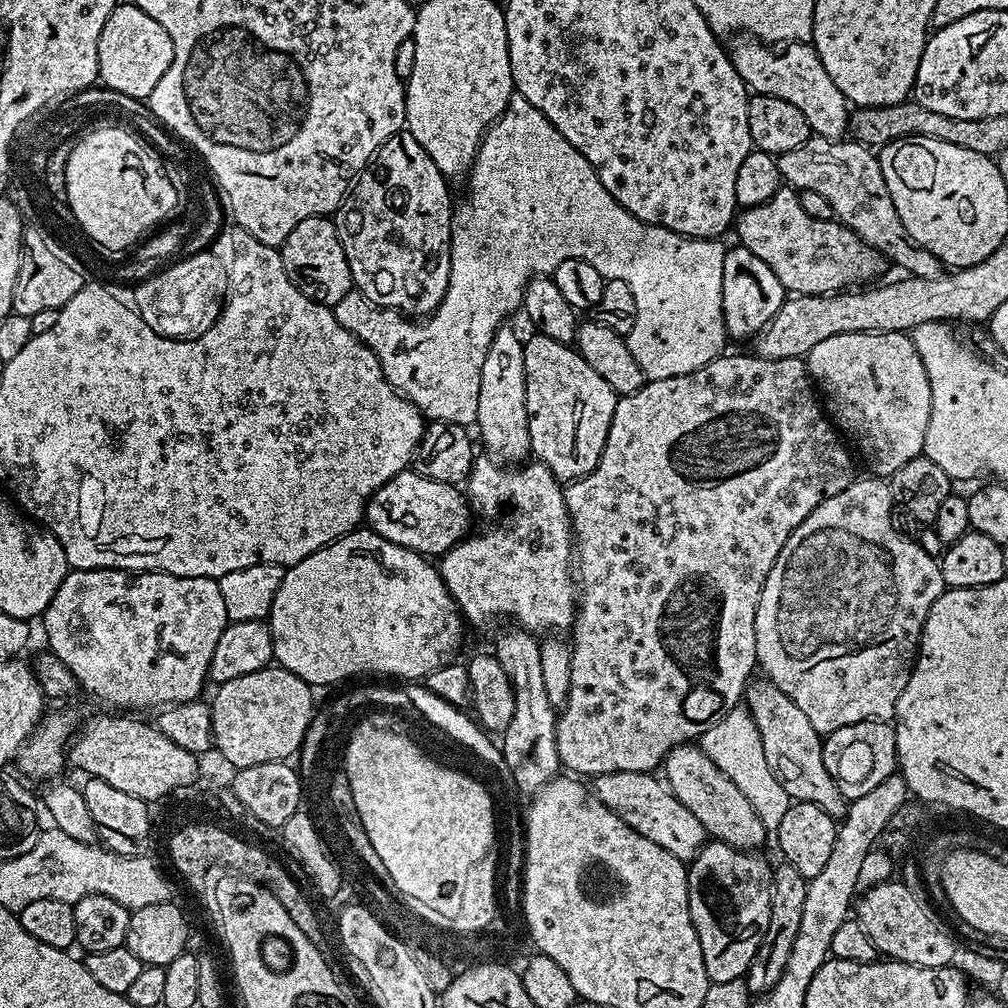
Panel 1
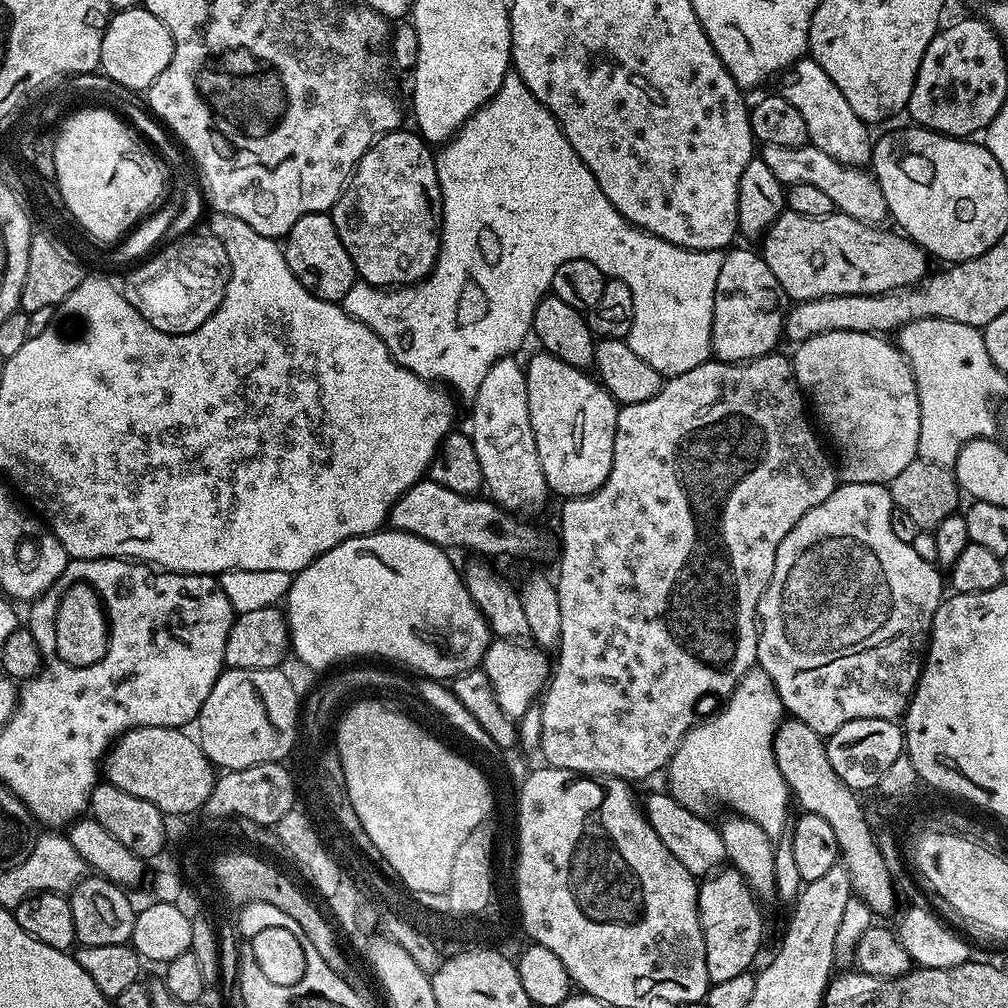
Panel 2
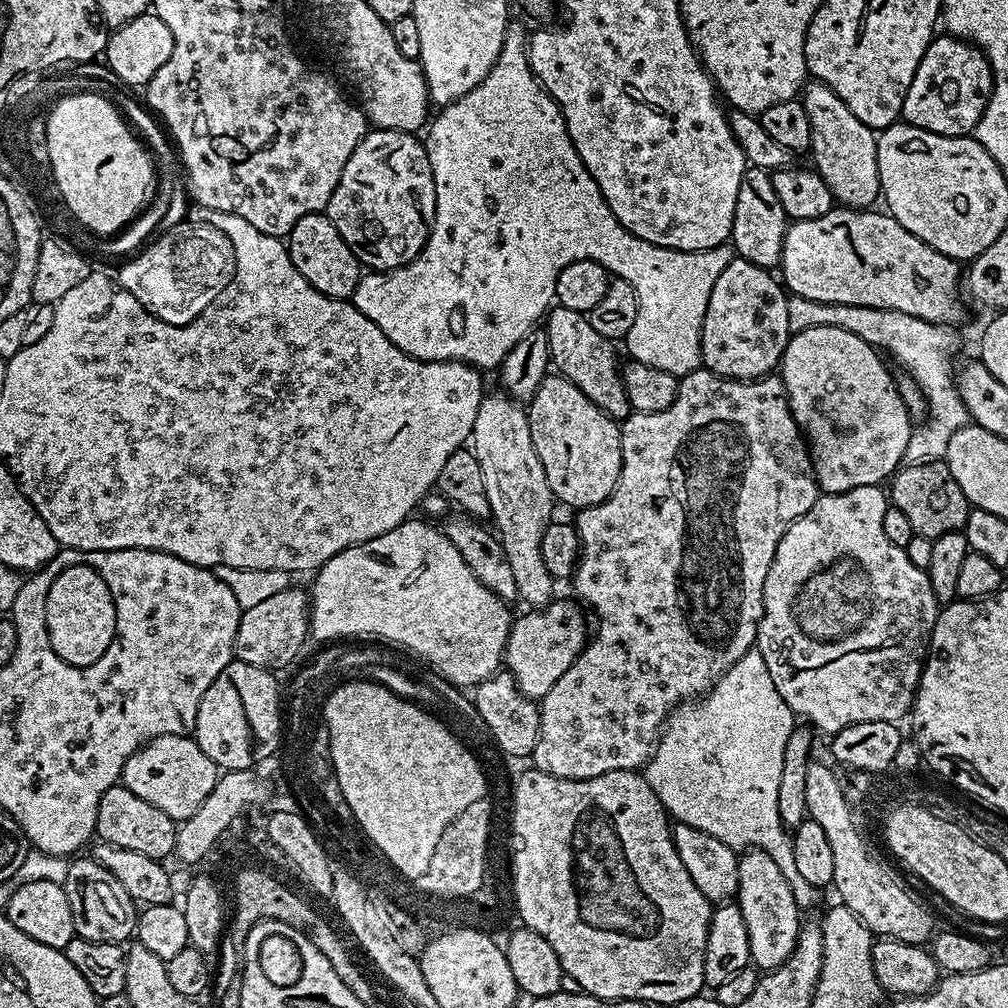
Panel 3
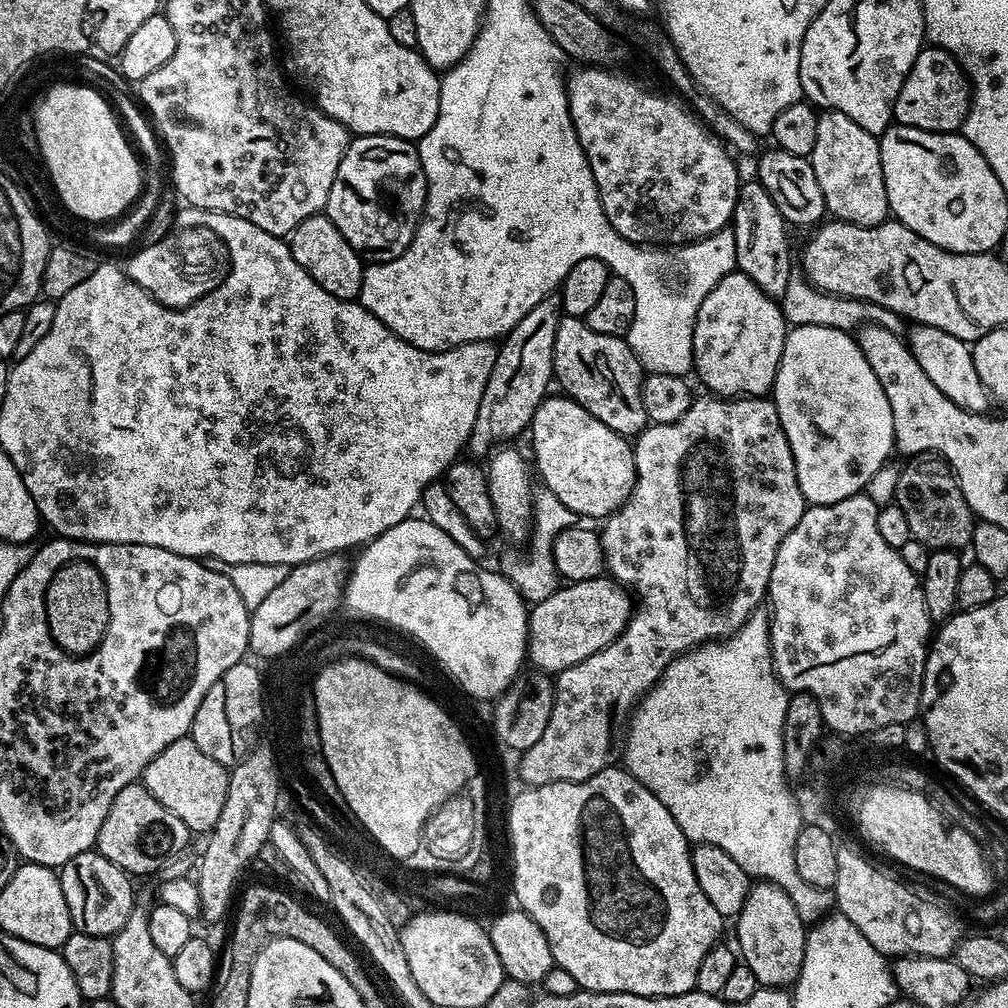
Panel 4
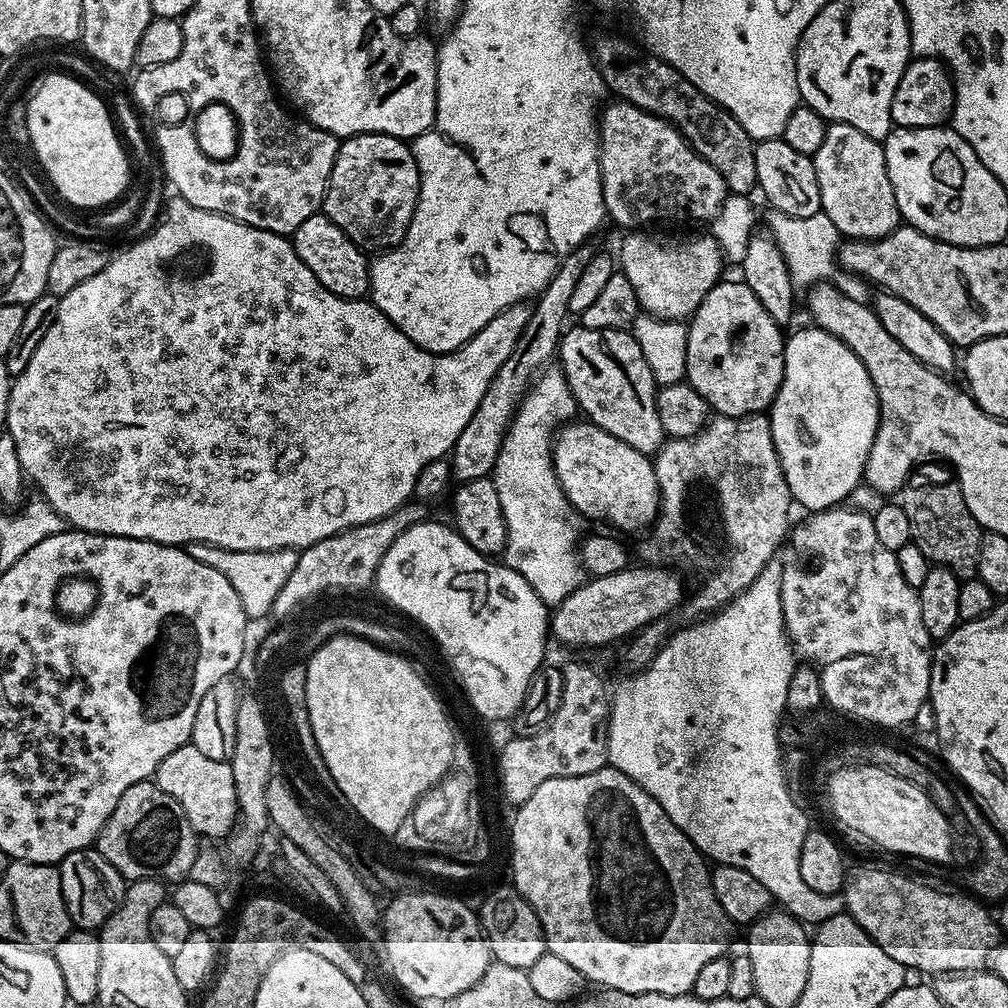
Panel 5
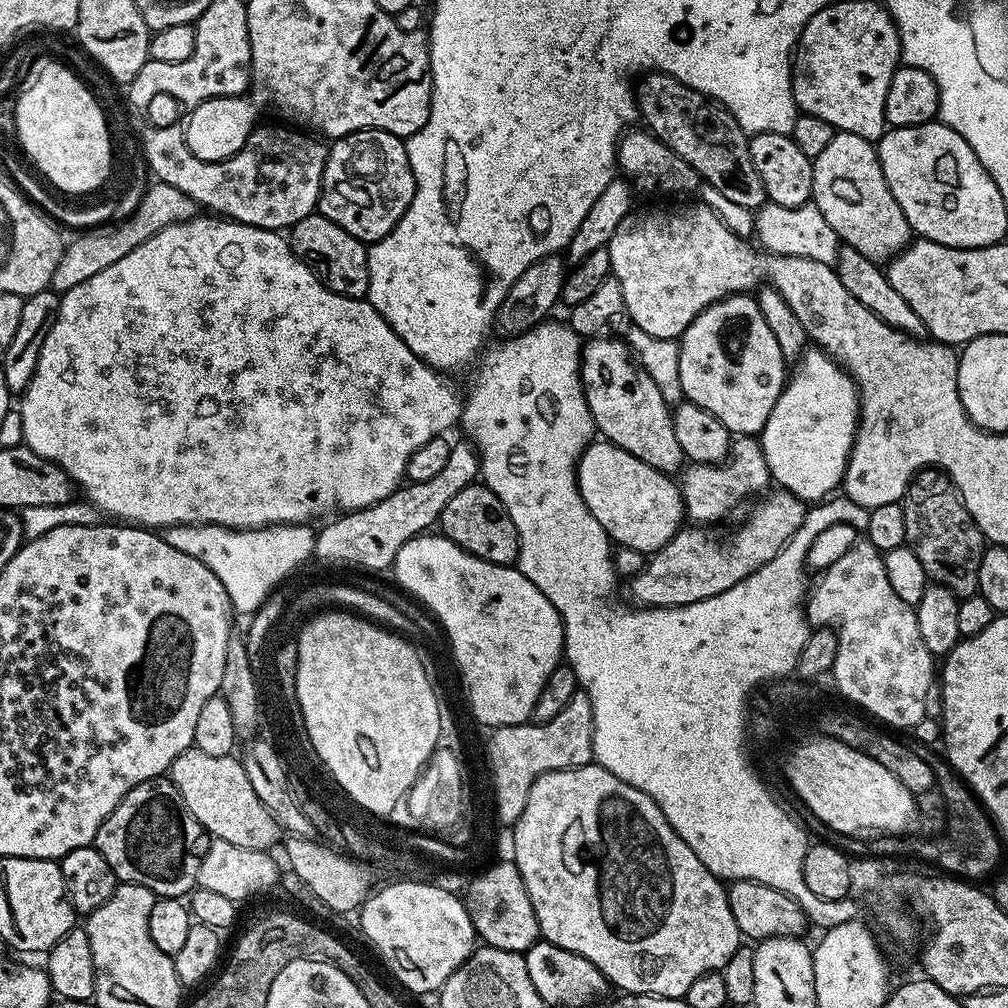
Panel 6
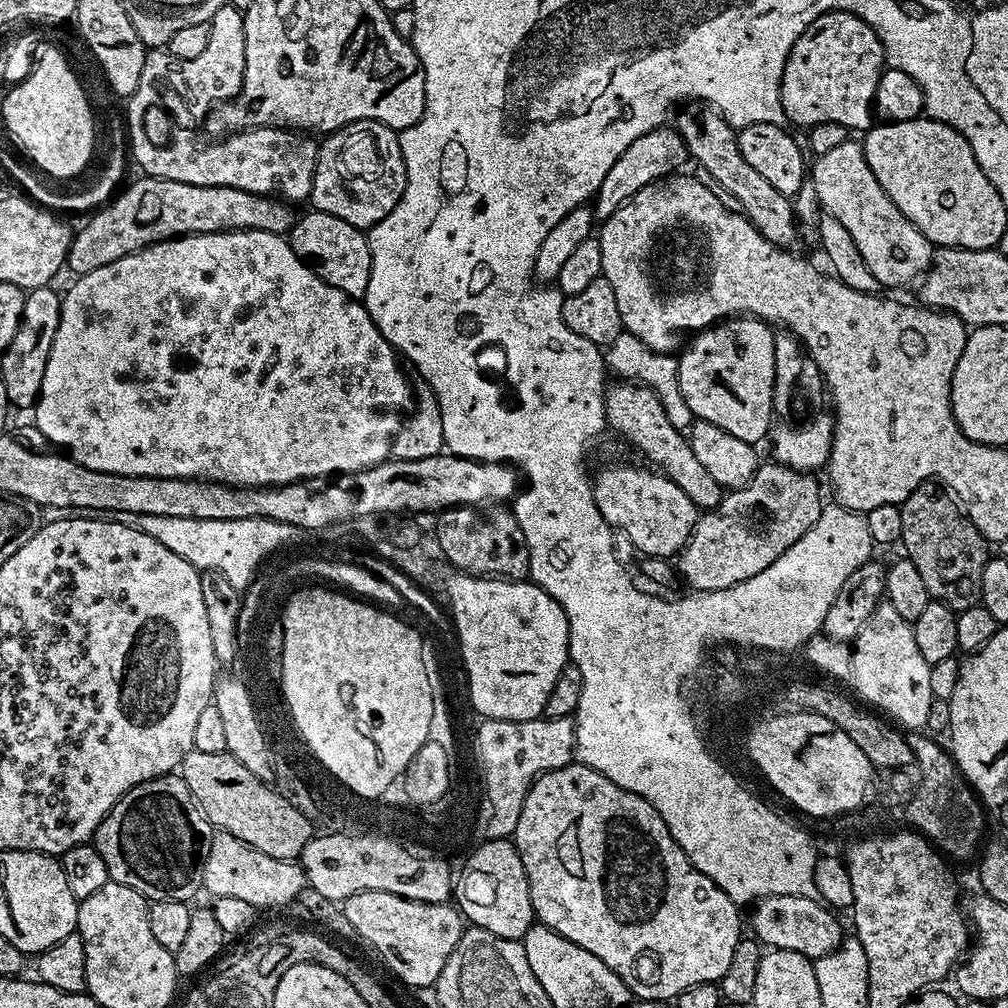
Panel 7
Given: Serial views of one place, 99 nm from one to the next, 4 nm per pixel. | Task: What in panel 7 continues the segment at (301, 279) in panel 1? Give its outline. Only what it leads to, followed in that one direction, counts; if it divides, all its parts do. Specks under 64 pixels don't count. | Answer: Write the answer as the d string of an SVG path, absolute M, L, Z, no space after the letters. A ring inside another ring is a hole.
M308 210L301 220L299 217L293 223L292 231L287 233L286 239L294 254L298 254L302 263L310 266L314 274L322 278L322 282L353 298L362 298L366 294L372 259L367 235L361 229L350 226L350 222L342 222L342 218L334 218L334 214Z

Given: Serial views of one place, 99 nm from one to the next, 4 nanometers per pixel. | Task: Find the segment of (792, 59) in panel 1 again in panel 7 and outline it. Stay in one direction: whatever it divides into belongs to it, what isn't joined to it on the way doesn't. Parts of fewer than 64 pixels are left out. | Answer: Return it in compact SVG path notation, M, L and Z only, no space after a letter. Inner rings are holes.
M849 138L835 150L815 157L814 163L810 179L817 190L819 207L850 230L850 238L854 238L866 266L870 266L870 274L885 289L919 281L932 264L934 245L894 206L886 190L882 190L878 178L874 178L874 170L870 170L870 162L866 162L863 147Z

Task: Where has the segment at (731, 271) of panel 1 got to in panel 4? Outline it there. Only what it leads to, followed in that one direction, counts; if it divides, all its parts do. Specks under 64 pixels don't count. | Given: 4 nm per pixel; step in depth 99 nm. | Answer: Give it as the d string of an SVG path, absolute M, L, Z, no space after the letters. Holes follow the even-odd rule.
M732 271L722 278L702 302L694 322L692 339L692 366L694 376L705 384L709 393L721 398L747 398L750 396L767 397L776 380L778 362L782 358L782 346L786 335L786 321L781 305L773 297L767 296L746 274Z

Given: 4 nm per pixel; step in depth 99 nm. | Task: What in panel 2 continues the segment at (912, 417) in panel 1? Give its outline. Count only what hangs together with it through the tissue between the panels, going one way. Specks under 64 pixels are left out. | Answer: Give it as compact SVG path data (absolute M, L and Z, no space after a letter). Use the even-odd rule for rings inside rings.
M827 332L826 334L818 334L811 336L809 340L801 340L795 345L796 353L791 353L790 359L792 369L796 375L797 382L800 383L800 391L810 401L811 411L814 413L815 419L820 419L819 427L828 431L830 439L836 443L835 455L838 457L838 476L845 484L883 484L887 485L898 474L902 474L902 470L906 470L906 466L910 466L912 460L917 459L919 450L919 398L918 390L915 386L915 378L912 373L908 360L900 351L899 347L891 339L885 338L880 334L871 332Z

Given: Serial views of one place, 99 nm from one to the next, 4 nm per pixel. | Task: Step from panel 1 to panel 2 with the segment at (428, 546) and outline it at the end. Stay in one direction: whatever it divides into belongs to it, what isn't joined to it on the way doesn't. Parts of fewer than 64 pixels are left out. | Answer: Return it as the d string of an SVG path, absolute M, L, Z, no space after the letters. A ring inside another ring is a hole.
M422 479L395 501L389 512L389 525L399 532L412 533L416 537L443 548L462 546L476 554L487 556L514 556L546 558L554 548L549 538L538 529L522 522L515 513L499 508L491 499L464 496L456 491L447 490L433 480Z

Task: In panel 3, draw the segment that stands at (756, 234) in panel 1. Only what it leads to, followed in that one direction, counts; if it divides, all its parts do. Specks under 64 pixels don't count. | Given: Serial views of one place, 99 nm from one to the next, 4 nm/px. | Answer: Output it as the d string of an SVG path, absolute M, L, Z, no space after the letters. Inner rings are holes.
M834 206L822 214L822 218L791 221L784 235L782 258L778 265L779 271L784 271L782 283L785 289L792 296L823 304L894 310L914 314L914 318L922 318L926 322L960 326L966 305L962 295L961 265L922 242L922 238L910 234L910 230L906 230L906 226L902 226L893 216L876 211Z

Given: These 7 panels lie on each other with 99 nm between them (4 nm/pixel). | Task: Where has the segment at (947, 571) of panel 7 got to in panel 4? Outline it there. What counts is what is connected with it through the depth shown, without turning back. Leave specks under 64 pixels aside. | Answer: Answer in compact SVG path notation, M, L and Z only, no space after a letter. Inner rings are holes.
M916 458L908 462L908 465L903 465L900 468L894 503L902 510L902 514L906 514L906 522L910 522L912 539L924 544L927 549L964 550L971 545L974 526L978 523L978 520L977 517L972 515L972 507L968 505L962 494L959 480L956 479L943 459Z

